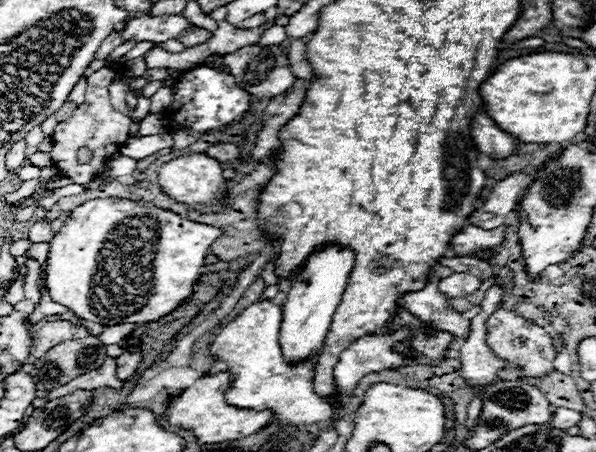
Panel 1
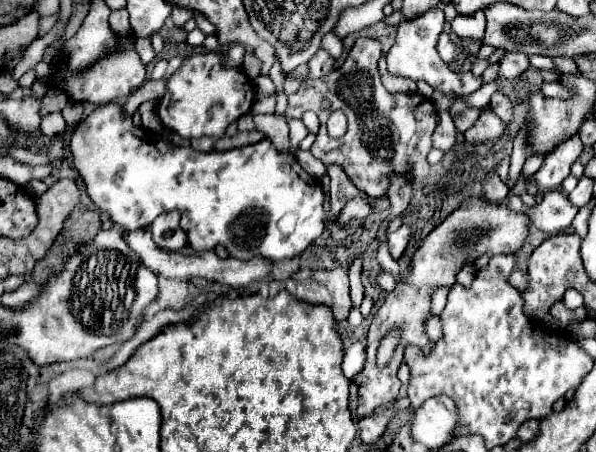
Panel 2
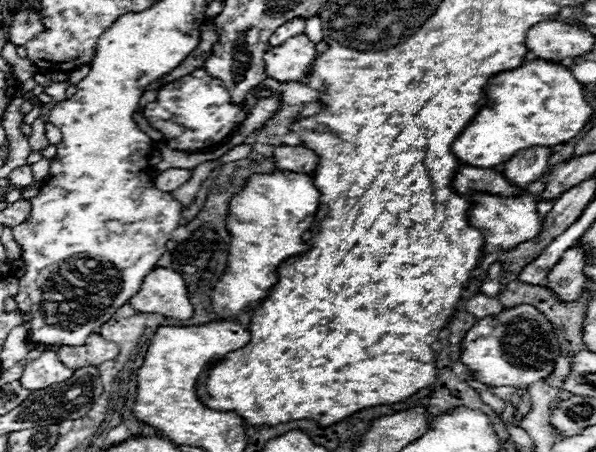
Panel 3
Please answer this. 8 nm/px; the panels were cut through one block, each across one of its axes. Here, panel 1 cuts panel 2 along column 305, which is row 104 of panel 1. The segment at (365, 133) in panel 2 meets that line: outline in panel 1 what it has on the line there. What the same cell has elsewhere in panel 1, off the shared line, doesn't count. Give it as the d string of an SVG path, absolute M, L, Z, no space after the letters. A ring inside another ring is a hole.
M106 66L106 68L100 68L98 72L94 72L92 76L88 76L84 104L80 104L68 120L58 122L58 126L54 128L52 150L50 150L52 164L56 168L64 170L76 184L86 184L88 180L102 174L104 160L110 158L116 150L120 150L120 146L130 138L130 134L128 134L130 132L130 118L112 108L110 94L108 94L108 86L112 84L112 80L118 74L120 74L120 66L110 66L110 68ZM80 148L88 148L92 152L92 158L88 164L78 164L78 150Z

